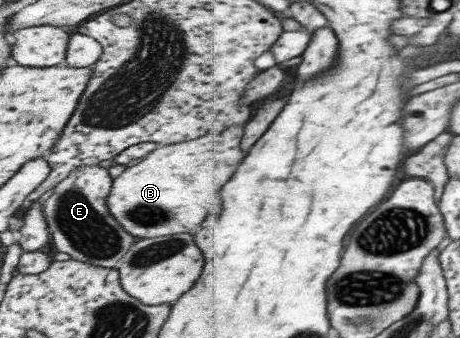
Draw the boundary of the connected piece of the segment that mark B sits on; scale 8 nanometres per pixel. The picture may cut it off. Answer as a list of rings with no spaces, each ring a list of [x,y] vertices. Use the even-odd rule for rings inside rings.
[[[233,126],[222,134],[205,134],[191,141],[171,145],[161,145],[146,154],[143,159],[125,168],[117,178],[113,178],[105,204],[113,220],[135,240],[155,238],[175,233],[192,233],[200,228],[207,214],[221,214],[224,200],[221,190],[227,182],[232,181],[233,174],[240,169],[245,154],[241,152],[245,129]]]

